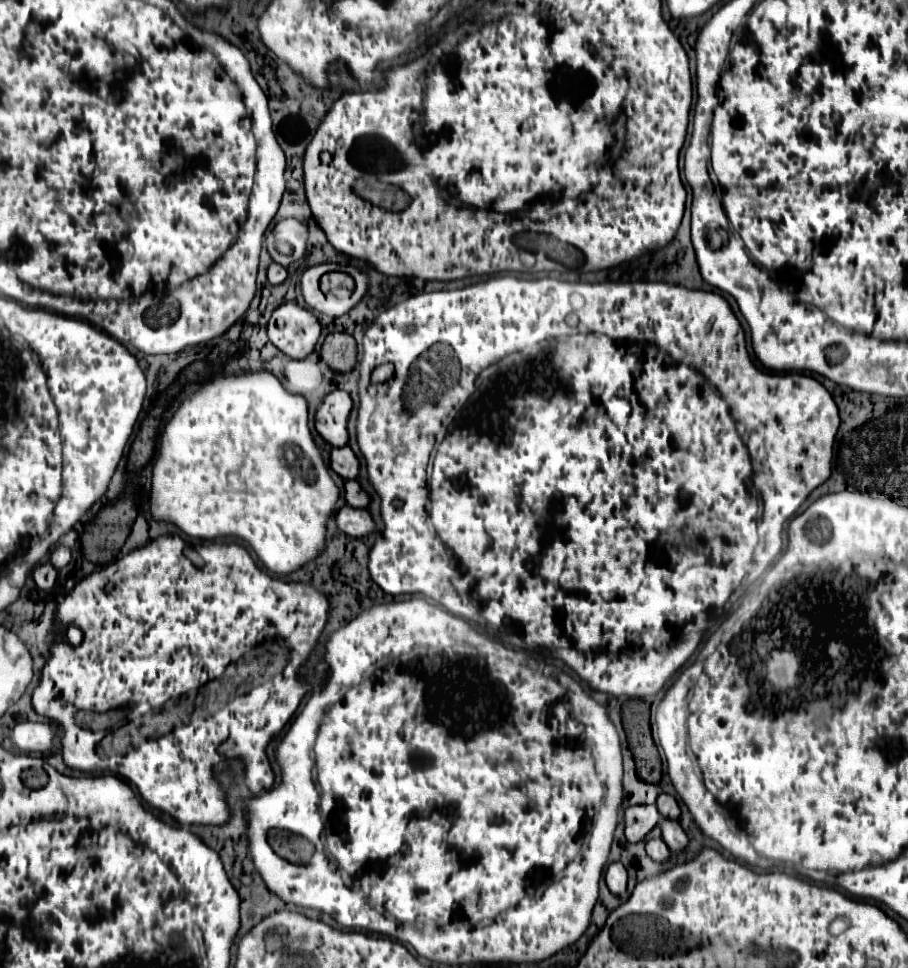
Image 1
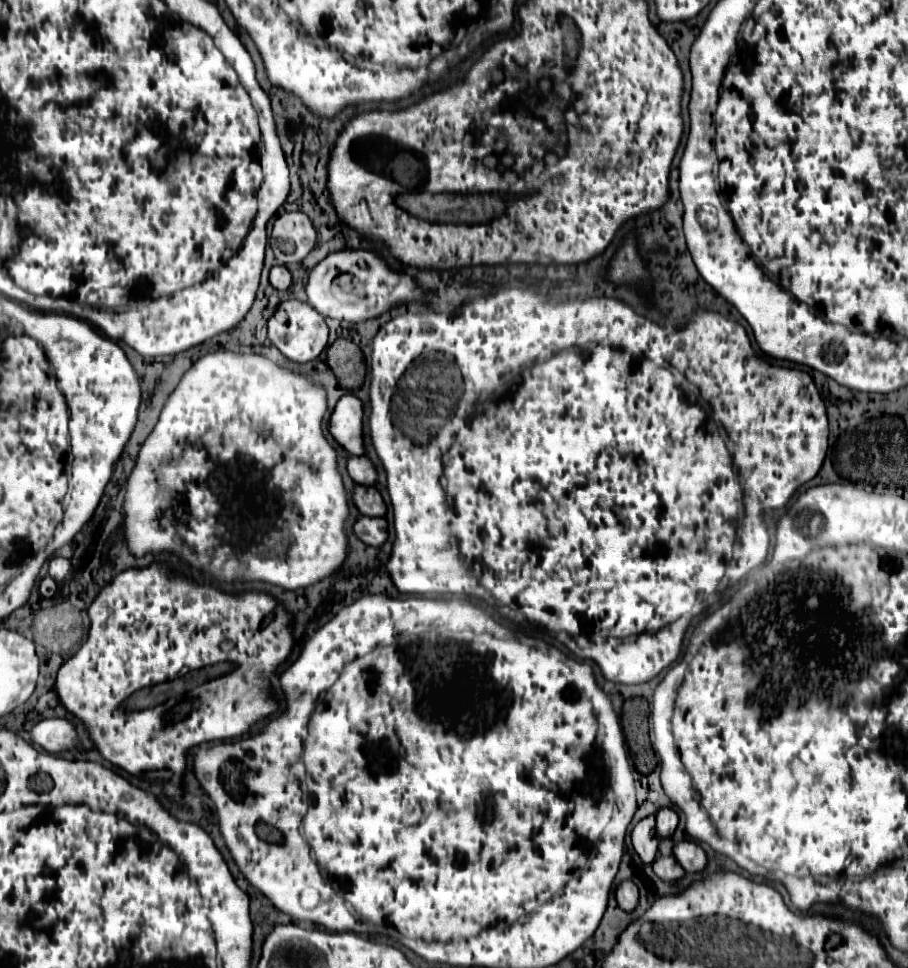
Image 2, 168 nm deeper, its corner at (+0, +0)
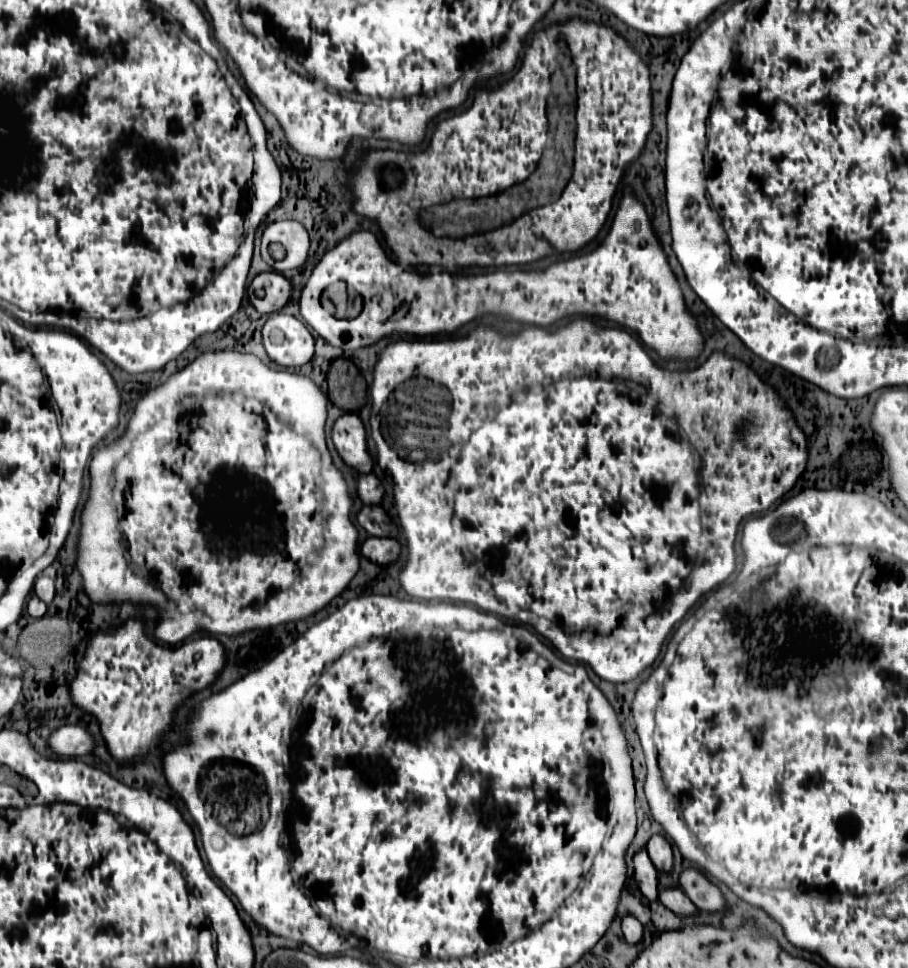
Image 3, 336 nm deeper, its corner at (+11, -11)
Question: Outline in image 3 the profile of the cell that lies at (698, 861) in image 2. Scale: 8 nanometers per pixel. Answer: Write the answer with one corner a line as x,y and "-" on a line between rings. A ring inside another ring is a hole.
685,869
679,877
681,889
687,893
687,897
705,911
725,911
725,897
723,893
697,869

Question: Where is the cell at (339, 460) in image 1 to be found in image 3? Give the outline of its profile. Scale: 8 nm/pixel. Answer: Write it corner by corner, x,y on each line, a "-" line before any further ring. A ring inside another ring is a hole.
369,473
369,475
361,475
359,477
359,483
357,483
357,489
359,489
359,497
363,503
367,505
377,505
383,501
385,497
385,489
381,485
381,481

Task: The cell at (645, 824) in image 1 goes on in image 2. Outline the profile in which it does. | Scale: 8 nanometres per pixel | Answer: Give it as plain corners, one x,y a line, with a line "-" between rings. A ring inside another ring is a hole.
646,816
644,820
640,820
630,838
632,838
632,846
634,850
638,852
638,856
646,862
646,864
652,864
654,862
654,856
658,852
658,838
656,838
656,826
654,826
654,816

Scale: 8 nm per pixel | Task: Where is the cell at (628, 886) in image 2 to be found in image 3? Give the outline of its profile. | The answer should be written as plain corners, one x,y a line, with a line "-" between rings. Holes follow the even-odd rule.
633,915
623,917
623,923
621,925
623,925
623,933
625,933
627,943
637,945
637,943
643,941
643,925

